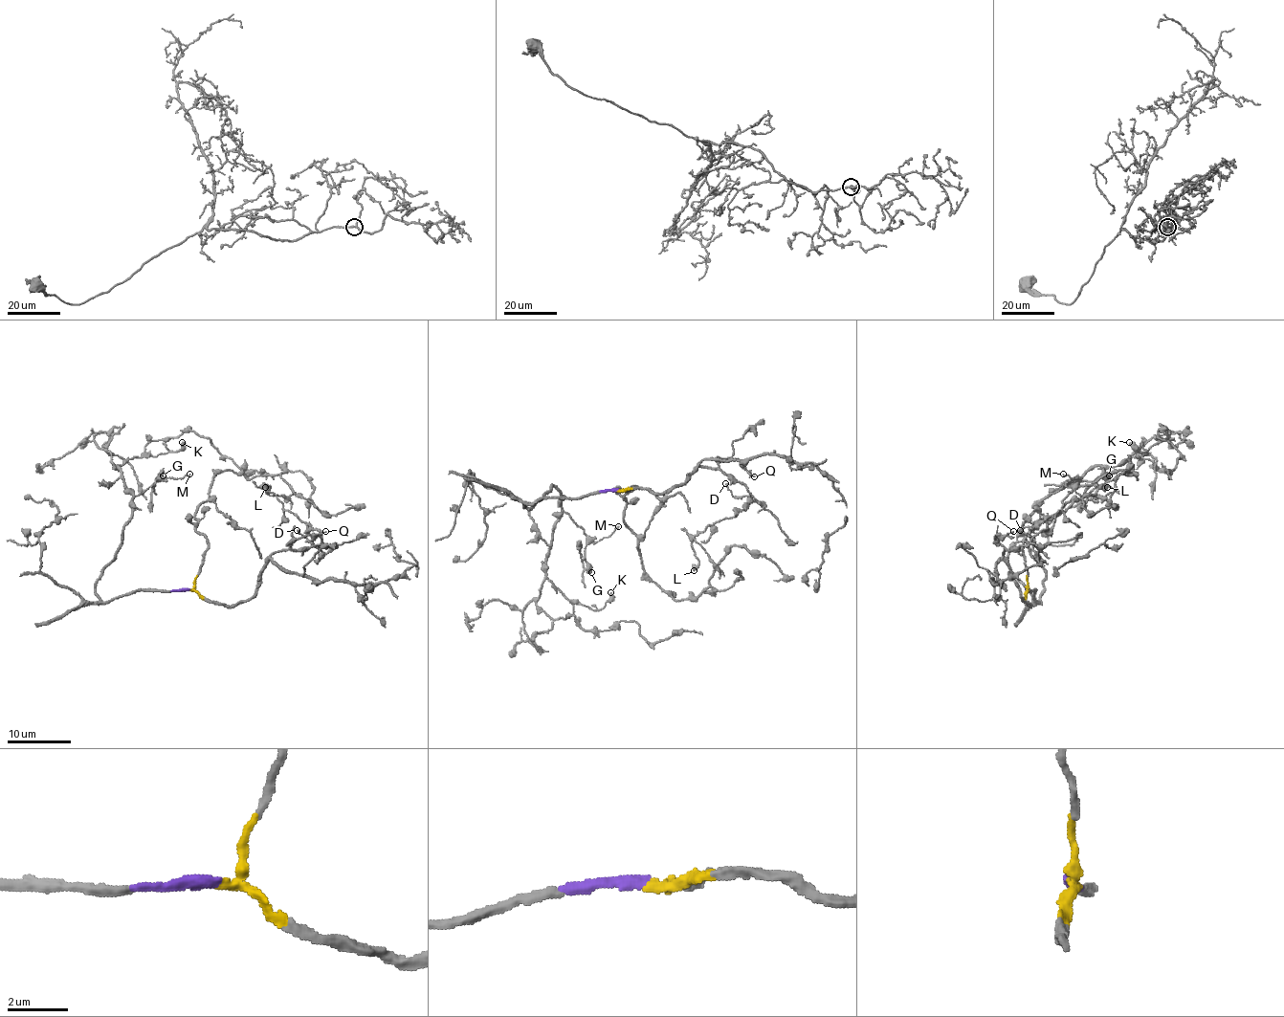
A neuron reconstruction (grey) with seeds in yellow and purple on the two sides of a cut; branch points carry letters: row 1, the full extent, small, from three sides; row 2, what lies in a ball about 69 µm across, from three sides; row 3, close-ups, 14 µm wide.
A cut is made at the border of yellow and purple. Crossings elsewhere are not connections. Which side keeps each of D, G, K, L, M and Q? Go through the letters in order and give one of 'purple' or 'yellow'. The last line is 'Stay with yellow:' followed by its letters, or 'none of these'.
D: yellow
G: purple
K: purple
L: yellow
M: purple
Q: yellow
Stay with yellow: D, L, Q

